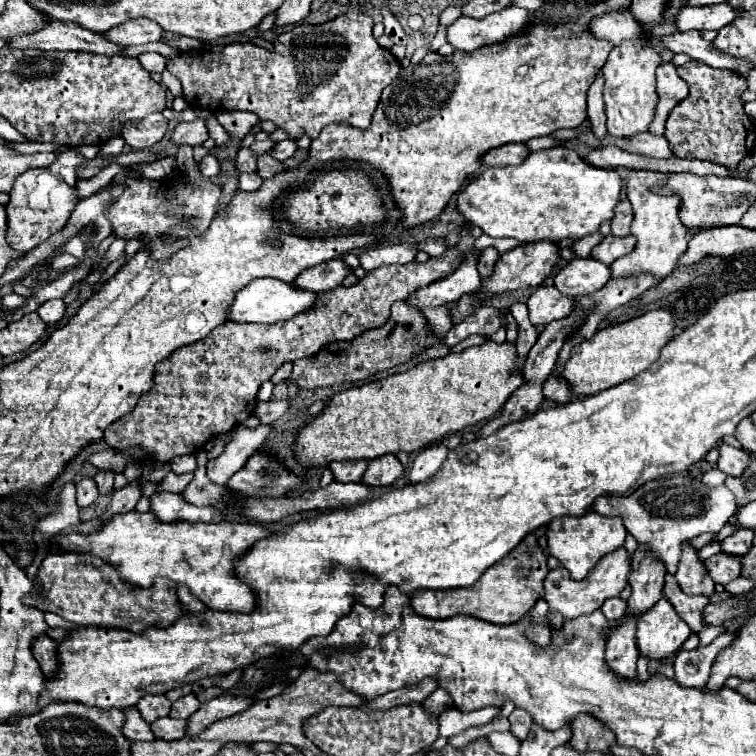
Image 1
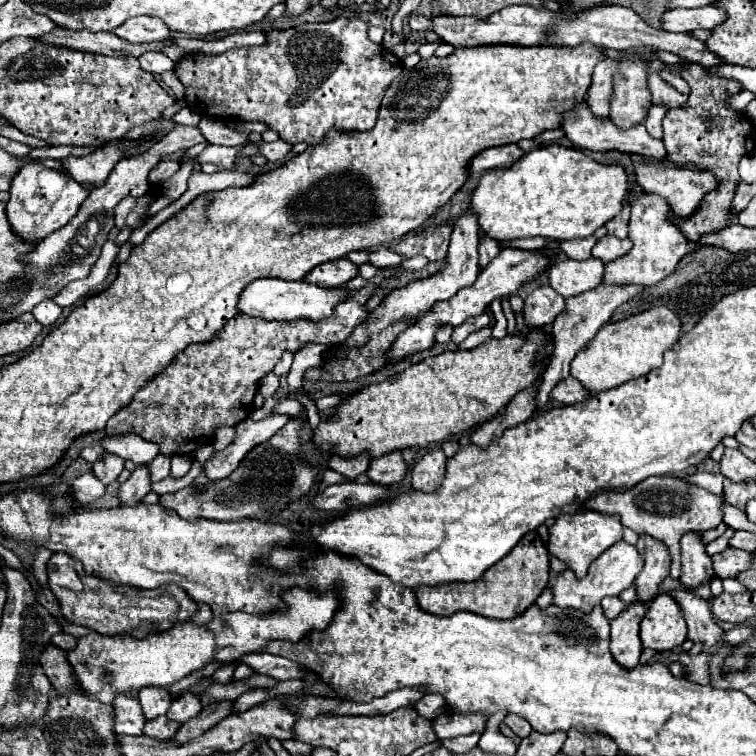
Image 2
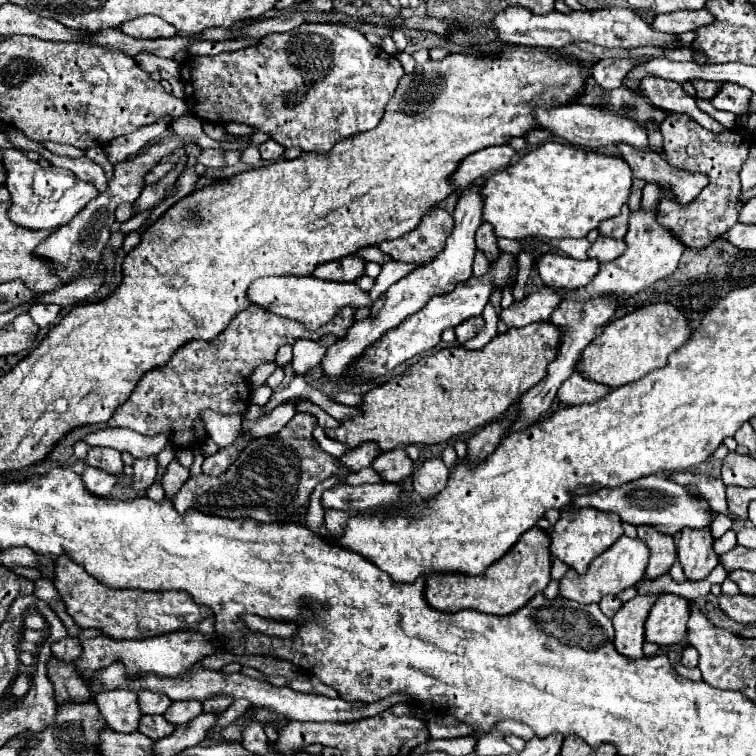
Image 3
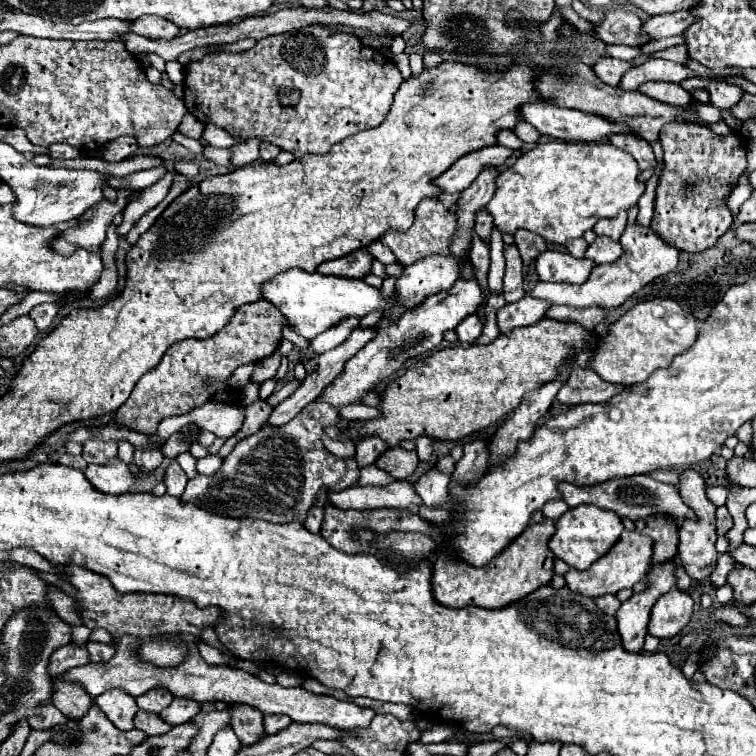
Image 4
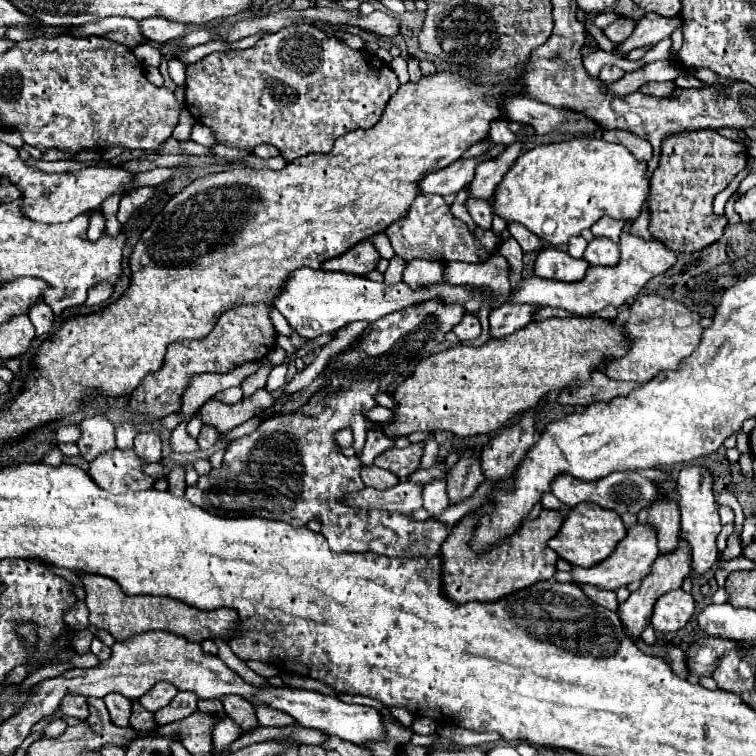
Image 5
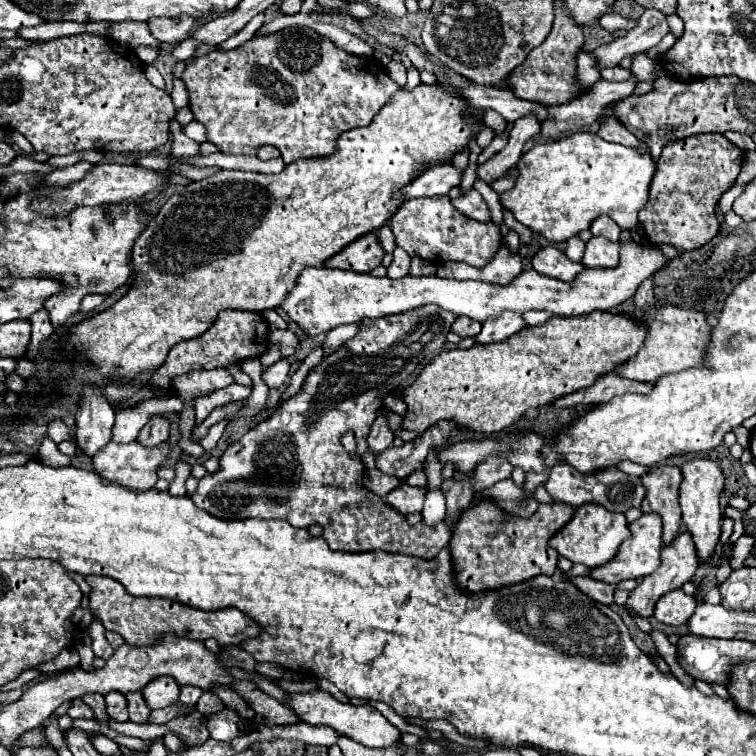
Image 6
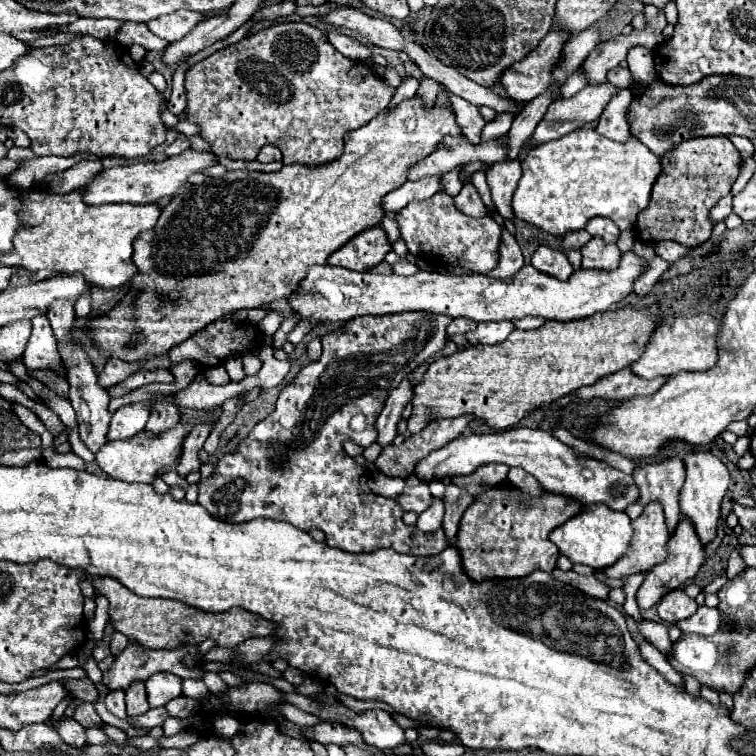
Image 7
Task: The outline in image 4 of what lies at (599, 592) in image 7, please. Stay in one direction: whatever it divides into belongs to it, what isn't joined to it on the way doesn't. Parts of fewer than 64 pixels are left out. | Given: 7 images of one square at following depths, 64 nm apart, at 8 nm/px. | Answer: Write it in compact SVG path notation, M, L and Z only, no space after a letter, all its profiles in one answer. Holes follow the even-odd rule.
M606 594L606 596L596 598L596 604L598 604L598 608L600 608L602 612L606 612L606 614L610 614L610 616L614 616L616 610L620 608L620 600L618 600L614 594Z

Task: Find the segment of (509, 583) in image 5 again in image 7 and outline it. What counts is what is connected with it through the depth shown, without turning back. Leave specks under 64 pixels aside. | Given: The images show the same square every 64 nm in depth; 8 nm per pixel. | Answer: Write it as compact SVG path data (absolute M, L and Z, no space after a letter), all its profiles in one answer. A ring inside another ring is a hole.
M512 486L488 488L476 496L460 520L456 548L460 550L464 572L470 574L470 580L474 582L490 578L520 578L534 570L552 572L560 552L548 536L580 510L580 502L550 492L536 498Z

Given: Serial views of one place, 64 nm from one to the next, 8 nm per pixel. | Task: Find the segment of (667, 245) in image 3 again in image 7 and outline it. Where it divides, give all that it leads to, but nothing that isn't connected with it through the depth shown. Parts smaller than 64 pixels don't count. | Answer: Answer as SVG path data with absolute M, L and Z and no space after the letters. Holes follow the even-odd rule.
M632 250L624 252L620 266L610 272L578 270L566 282L538 272L534 266L522 266L512 278L496 280L484 274L474 276L450 276L440 272L418 272L414 276L384 276L372 272L354 272L336 266L314 266L306 270L306 278L300 282L298 292L288 300L290 308L300 314L302 320L312 326L350 322L356 316L384 316L412 310L424 310L434 314L446 314L452 318L466 316L476 322L516 320L524 316L542 316L546 320L576 320L596 312L606 312L614 304L622 302L634 290L634 280L648 268L644 258L634 256Z

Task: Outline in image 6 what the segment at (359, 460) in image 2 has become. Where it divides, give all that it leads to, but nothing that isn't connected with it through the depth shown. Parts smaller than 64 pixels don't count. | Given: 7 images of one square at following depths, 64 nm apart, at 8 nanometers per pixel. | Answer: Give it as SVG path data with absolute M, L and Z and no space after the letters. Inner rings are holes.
M378 416L370 428L370 436L368 436L368 450L372 454L380 454L382 450L390 448L392 446L392 440L394 440L394 434L388 426L388 420L386 416Z

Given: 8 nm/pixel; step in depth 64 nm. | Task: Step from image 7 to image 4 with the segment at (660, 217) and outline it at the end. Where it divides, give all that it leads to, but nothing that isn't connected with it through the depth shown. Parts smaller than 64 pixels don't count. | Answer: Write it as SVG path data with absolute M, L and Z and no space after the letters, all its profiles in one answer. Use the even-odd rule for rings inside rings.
M668 124L668 128L662 128L660 142L664 148L664 170L650 226L678 250L702 252L714 246L734 222L728 198L748 164L746 138L740 132L718 136L700 124Z

